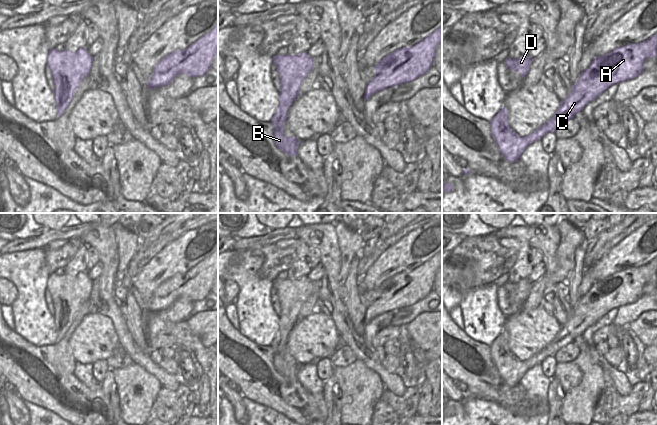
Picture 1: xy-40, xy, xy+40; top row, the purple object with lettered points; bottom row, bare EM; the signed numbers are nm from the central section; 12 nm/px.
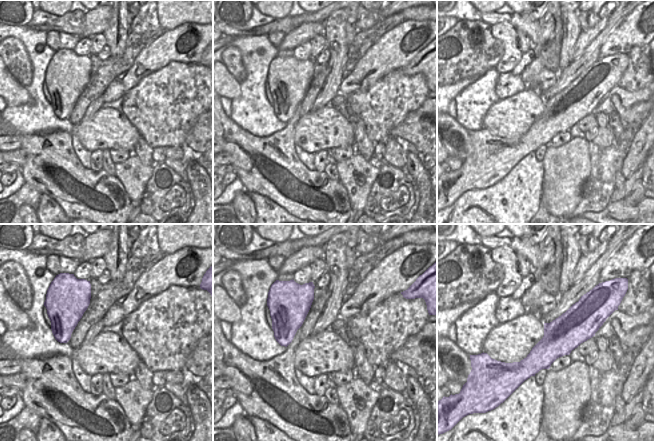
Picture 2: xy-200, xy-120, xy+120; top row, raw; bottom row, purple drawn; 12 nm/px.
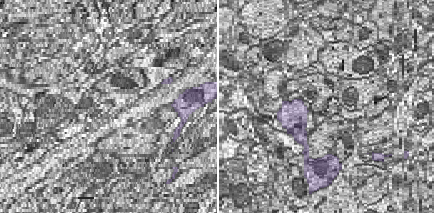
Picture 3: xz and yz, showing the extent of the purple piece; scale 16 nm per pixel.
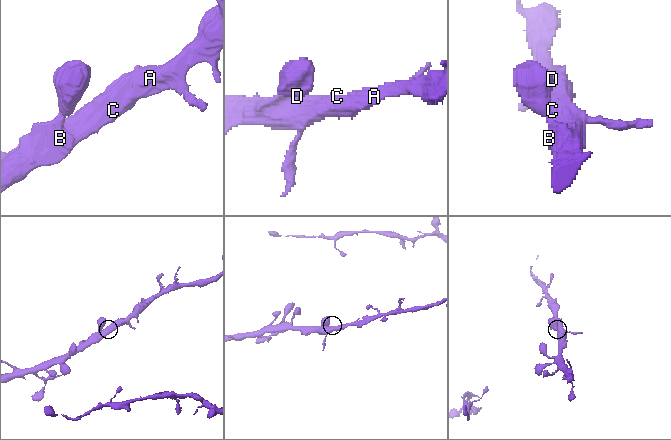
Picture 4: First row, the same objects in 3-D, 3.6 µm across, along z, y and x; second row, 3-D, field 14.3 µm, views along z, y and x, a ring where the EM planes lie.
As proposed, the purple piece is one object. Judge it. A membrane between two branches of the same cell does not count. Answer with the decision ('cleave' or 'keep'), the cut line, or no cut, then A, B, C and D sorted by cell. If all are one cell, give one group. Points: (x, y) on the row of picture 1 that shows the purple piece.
keep; no cut; A B C D

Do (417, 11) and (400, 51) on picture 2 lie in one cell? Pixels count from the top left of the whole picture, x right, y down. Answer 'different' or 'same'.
different

